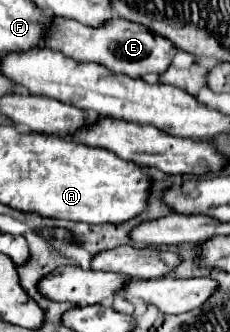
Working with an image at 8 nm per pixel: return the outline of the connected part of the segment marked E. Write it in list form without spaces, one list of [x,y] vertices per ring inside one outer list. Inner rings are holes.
[[[55,17],[51,31],[47,33],[47,45],[55,51],[65,53],[65,57],[71,57],[75,61],[93,61],[99,65],[105,65],[113,73],[123,73],[129,77],[143,77],[145,73],[163,75],[177,53],[177,47],[157,33],[149,31],[147,27],[139,23],[131,23],[127,19],[111,19],[99,29],[91,29],[83,23],[77,23],[73,19]]]

